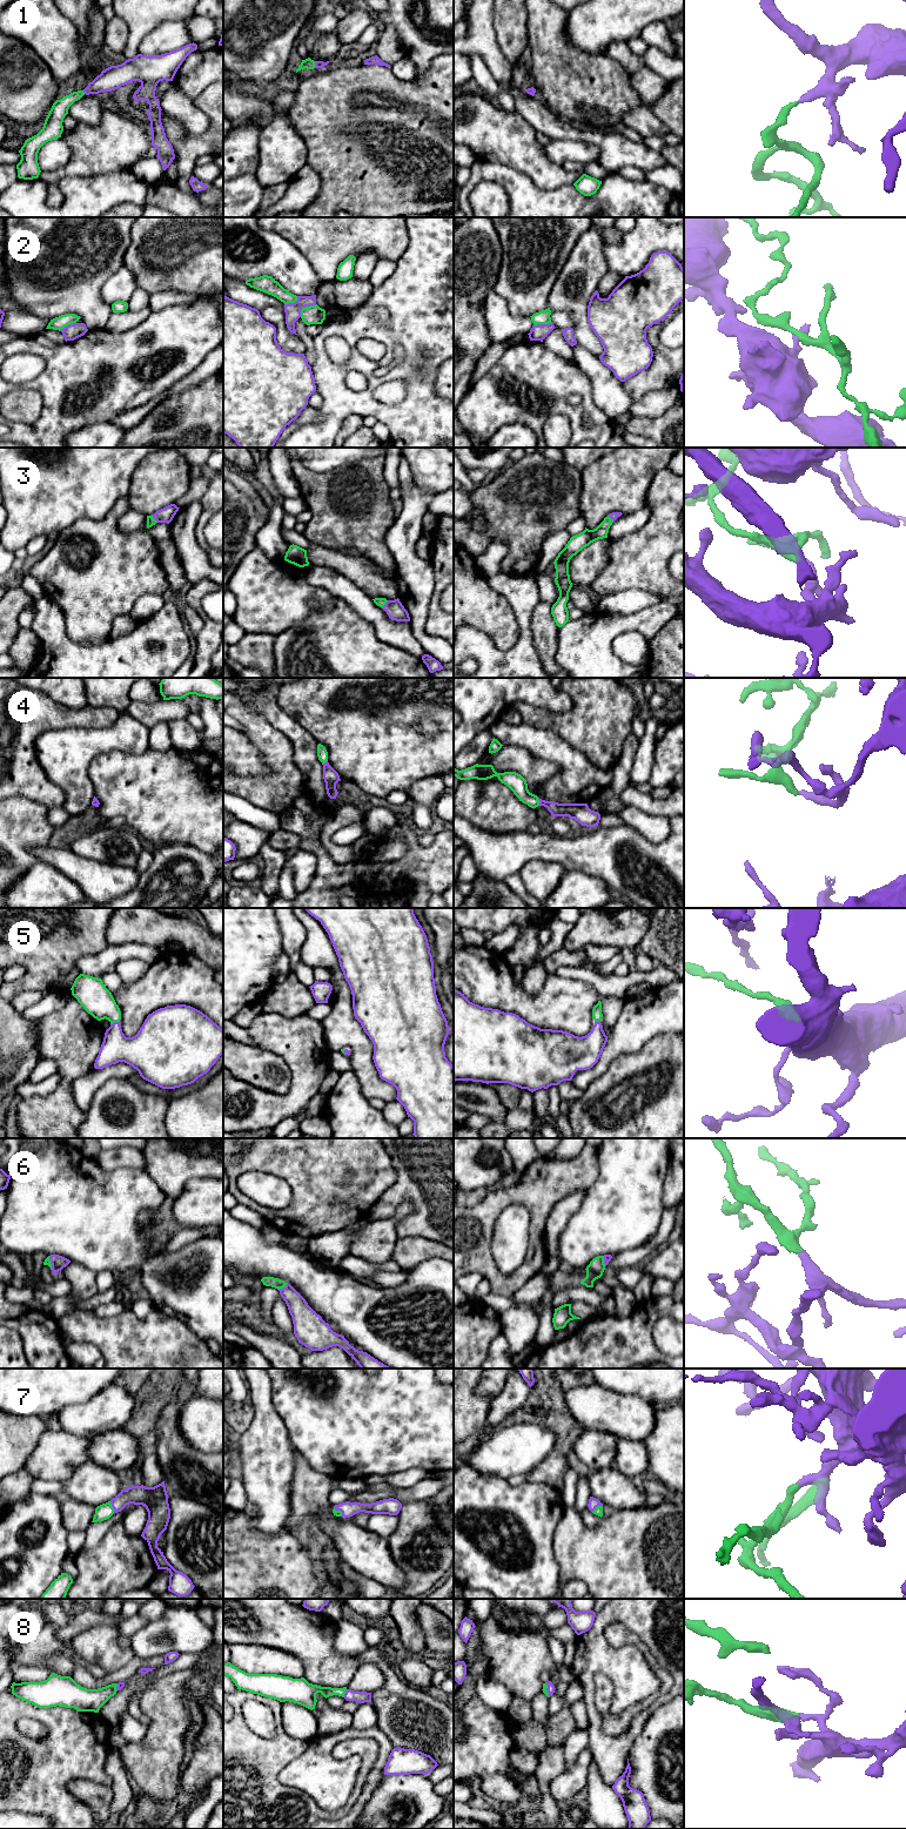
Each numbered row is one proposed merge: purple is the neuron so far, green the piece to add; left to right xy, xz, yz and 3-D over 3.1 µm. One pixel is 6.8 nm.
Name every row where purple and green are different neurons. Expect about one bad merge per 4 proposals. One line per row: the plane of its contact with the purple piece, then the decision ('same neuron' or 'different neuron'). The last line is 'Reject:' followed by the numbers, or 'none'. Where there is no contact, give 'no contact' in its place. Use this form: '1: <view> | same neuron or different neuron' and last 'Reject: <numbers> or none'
1: xy | same neuron
2: xz | different neuron
3: xy | same neuron
4: yz | same neuron
5: xy | same neuron
6: xz | same neuron
7: xy | same neuron
8: xz | same neuron
Reject: 2

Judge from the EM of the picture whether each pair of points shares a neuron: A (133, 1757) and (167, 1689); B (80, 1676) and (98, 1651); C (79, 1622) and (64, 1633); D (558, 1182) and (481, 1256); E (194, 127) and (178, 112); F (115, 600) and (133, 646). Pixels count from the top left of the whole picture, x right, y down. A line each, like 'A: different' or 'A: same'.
A: same
B: different
C: same
D: same
E: same
F: different

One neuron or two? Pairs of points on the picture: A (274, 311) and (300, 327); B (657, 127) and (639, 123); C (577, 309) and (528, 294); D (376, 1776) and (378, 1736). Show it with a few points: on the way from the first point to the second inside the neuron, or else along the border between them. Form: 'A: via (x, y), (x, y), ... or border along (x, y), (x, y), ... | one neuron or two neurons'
A: border along (296, 335), (306, 345), (304, 352) | two neurons
B: via (652, 126), (644, 123) | one neuron
C: border along (558, 275), (548, 297), (548, 307) | two neurons
D: via (378, 1767), (382, 1759), (382, 1746) | one neuron

